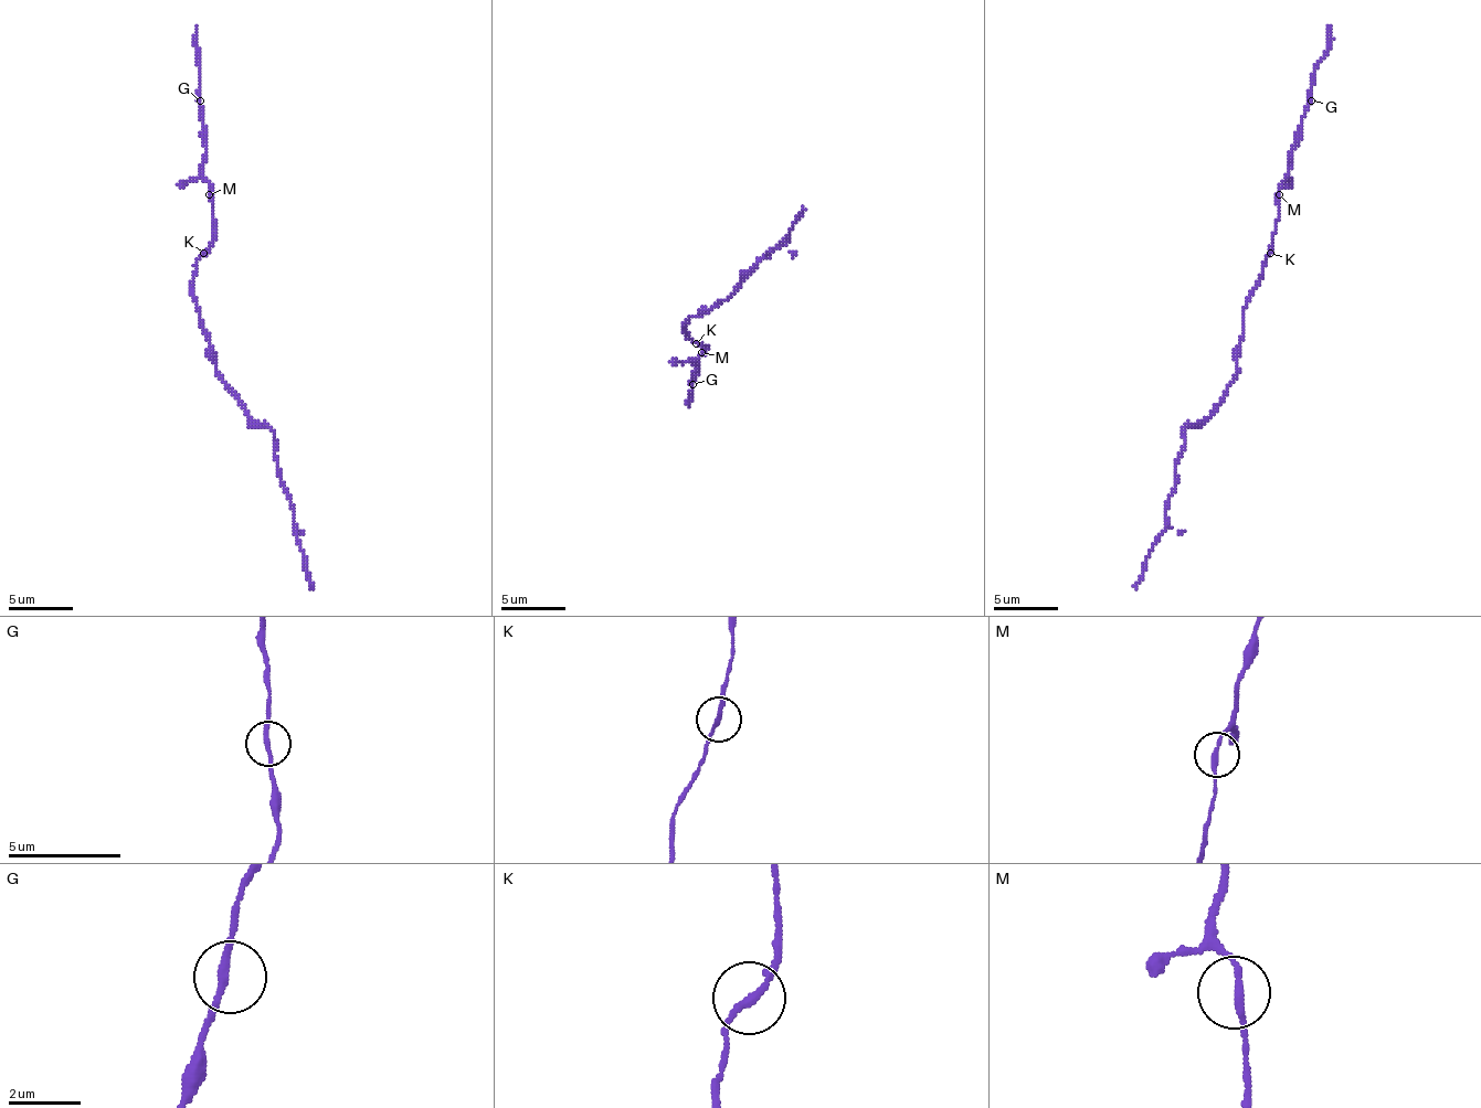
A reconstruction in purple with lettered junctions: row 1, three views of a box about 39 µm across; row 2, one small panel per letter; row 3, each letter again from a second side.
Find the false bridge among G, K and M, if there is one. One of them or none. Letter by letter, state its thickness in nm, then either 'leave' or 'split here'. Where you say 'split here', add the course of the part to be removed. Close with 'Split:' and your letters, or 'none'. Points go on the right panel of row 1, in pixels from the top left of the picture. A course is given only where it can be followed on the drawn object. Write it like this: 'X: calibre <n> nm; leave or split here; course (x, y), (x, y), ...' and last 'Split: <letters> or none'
G: calibre 190 nm; leave
K: calibre 190 nm; leave
M: calibre 200 nm; leave
Split: none

